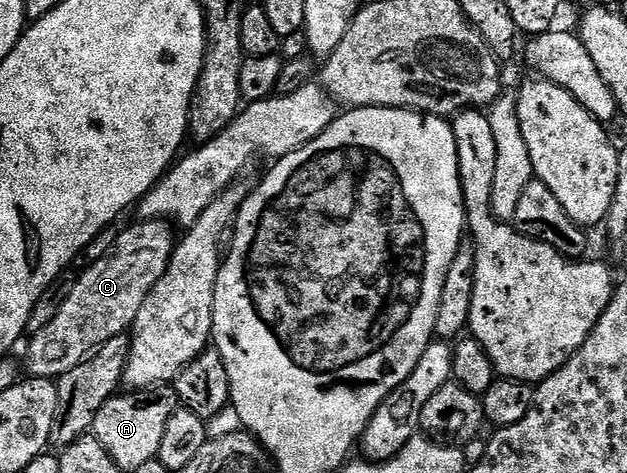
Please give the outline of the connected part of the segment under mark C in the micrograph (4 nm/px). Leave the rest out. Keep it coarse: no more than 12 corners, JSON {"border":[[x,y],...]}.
{"border":[[138,220],[77,275],[29,339],[31,377],[62,377],[133,327],[176,245]]}

